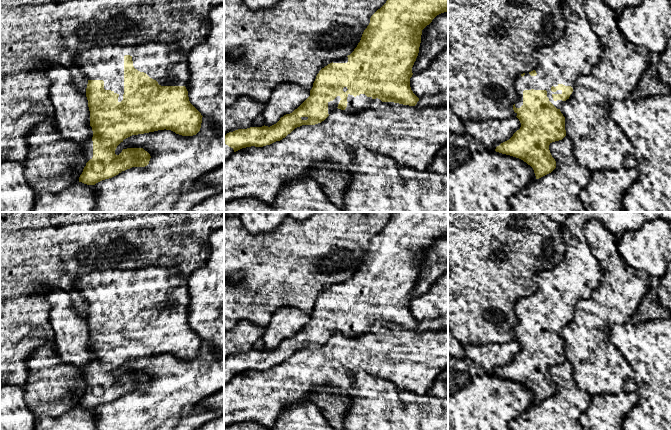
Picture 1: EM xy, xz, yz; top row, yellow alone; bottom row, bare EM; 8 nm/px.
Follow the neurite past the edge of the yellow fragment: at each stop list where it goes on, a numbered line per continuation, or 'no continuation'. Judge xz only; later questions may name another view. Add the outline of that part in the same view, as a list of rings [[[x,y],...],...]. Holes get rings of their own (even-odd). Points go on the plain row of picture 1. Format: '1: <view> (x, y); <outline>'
1: xz (355, 328); [[[348,318],[347,321],[347,331],[345,335],[347,337],[355,337],[363,332],[365,332],[371,325],[372,321],[367,321],[365,318],[360,318],[354,321],[353,319]]]

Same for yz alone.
1: yz (577, 276); [[[571,212],[562,225],[562,234],[566,244],[565,256],[551,270],[544,270],[535,275],[534,279],[537,284],[537,291],[535,292],[536,300],[525,297],[523,301],[519,299],[516,302],[514,307],[517,317],[516,332],[520,332],[523,329],[523,315],[534,313],[546,314],[549,325],[557,333],[560,333],[565,325],[554,325],[552,319],[562,318],[562,314],[552,316],[551,311],[563,308],[573,312],[580,299],[590,298],[601,285],[603,280],[602,269],[597,259],[593,256],[584,233],[585,223],[592,219],[599,220],[613,234],[620,237],[626,231],[637,230],[647,221],[662,219],[671,222],[671,212]]]

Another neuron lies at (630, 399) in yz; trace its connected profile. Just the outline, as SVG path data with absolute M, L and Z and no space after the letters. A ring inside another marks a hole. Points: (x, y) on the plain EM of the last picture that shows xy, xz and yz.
M634 392L593 396L579 422L583 430L623 430L623 420L637 402L638 394Z

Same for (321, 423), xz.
M305 402L285 409L271 430L337 430L313 403Z

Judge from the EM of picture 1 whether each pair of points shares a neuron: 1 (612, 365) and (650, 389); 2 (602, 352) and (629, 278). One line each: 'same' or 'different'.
1: different
2: same

